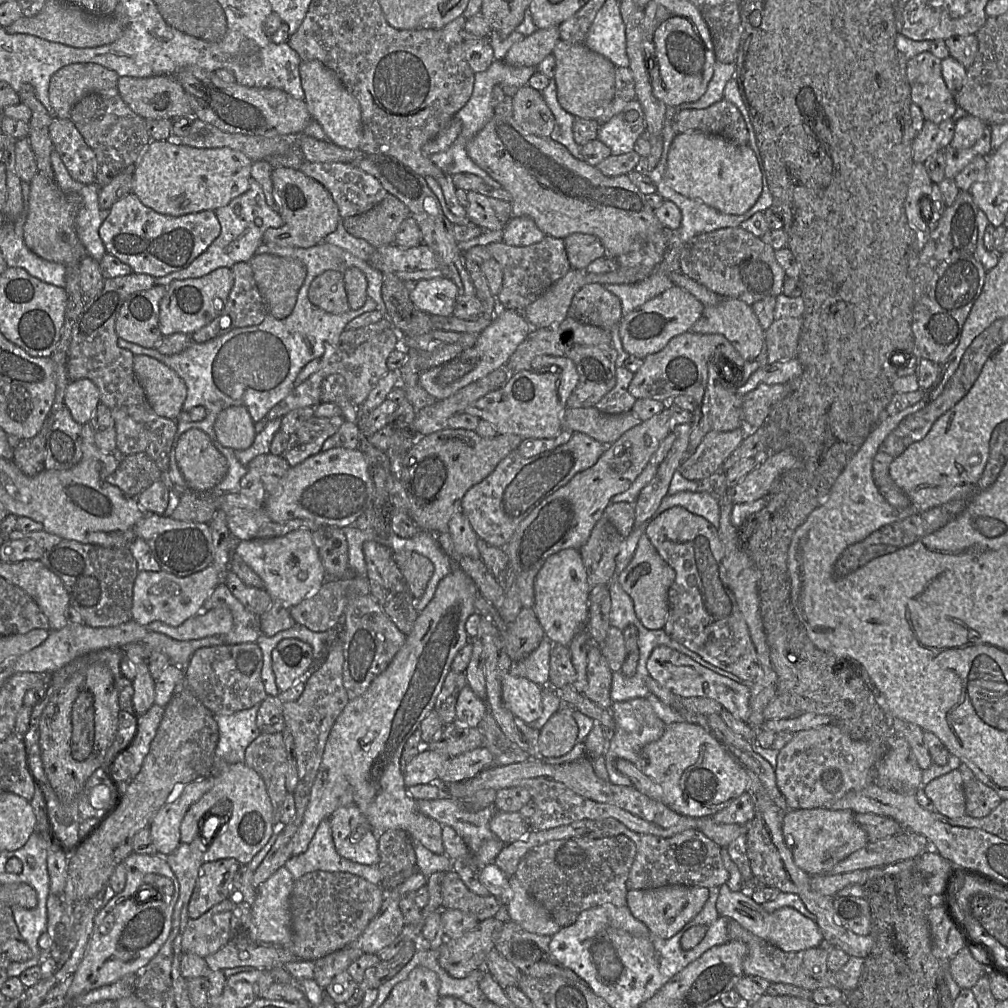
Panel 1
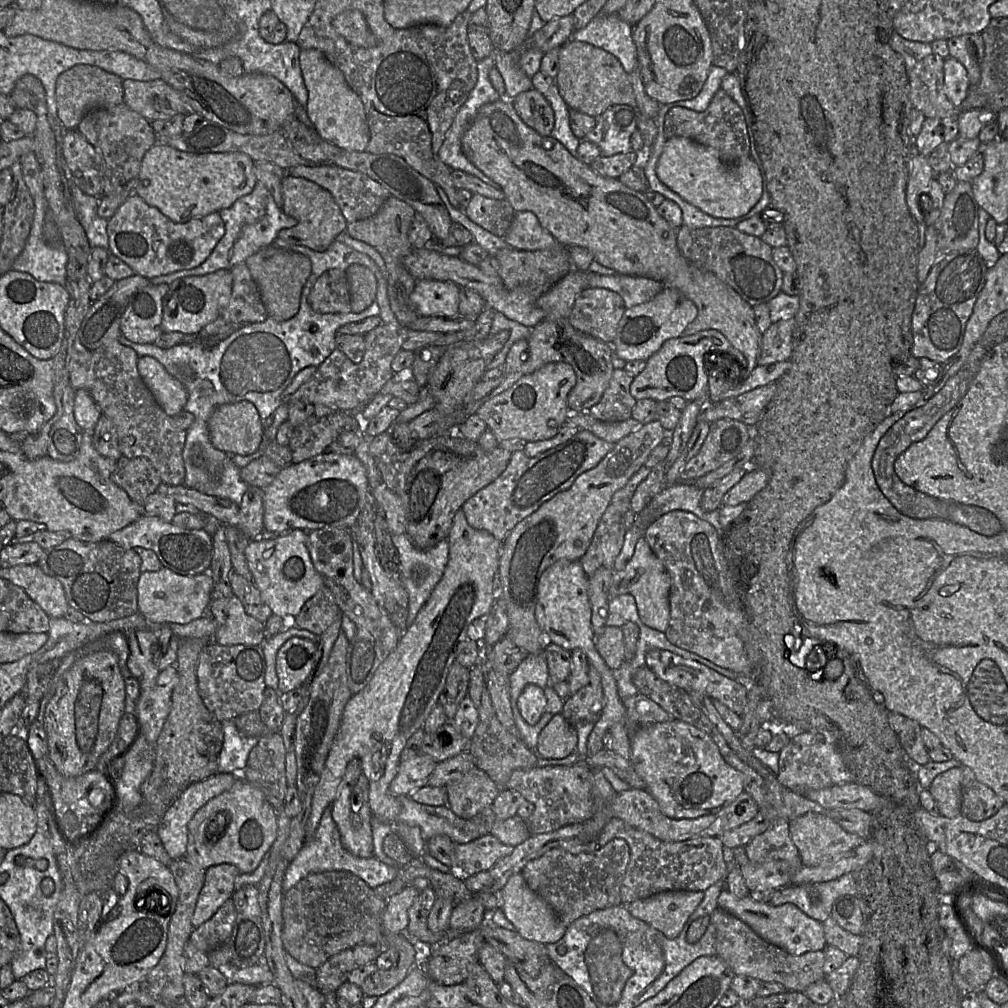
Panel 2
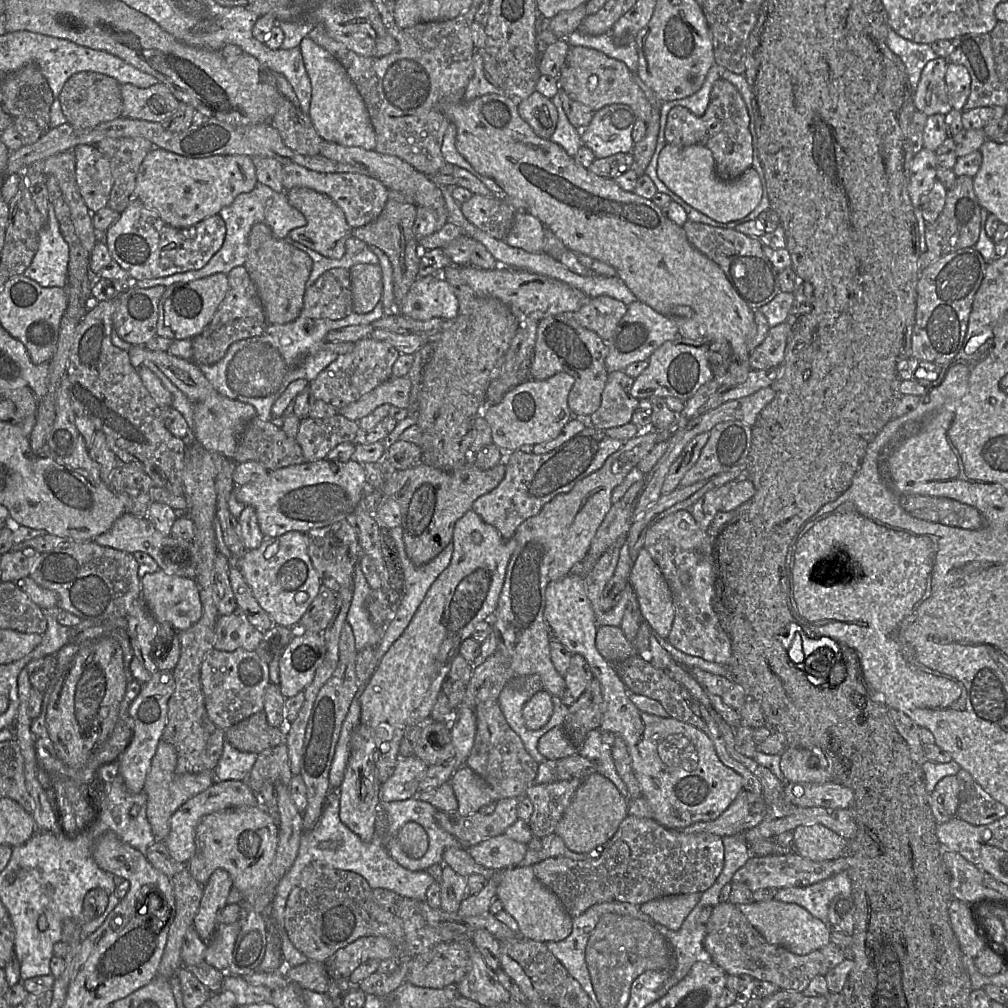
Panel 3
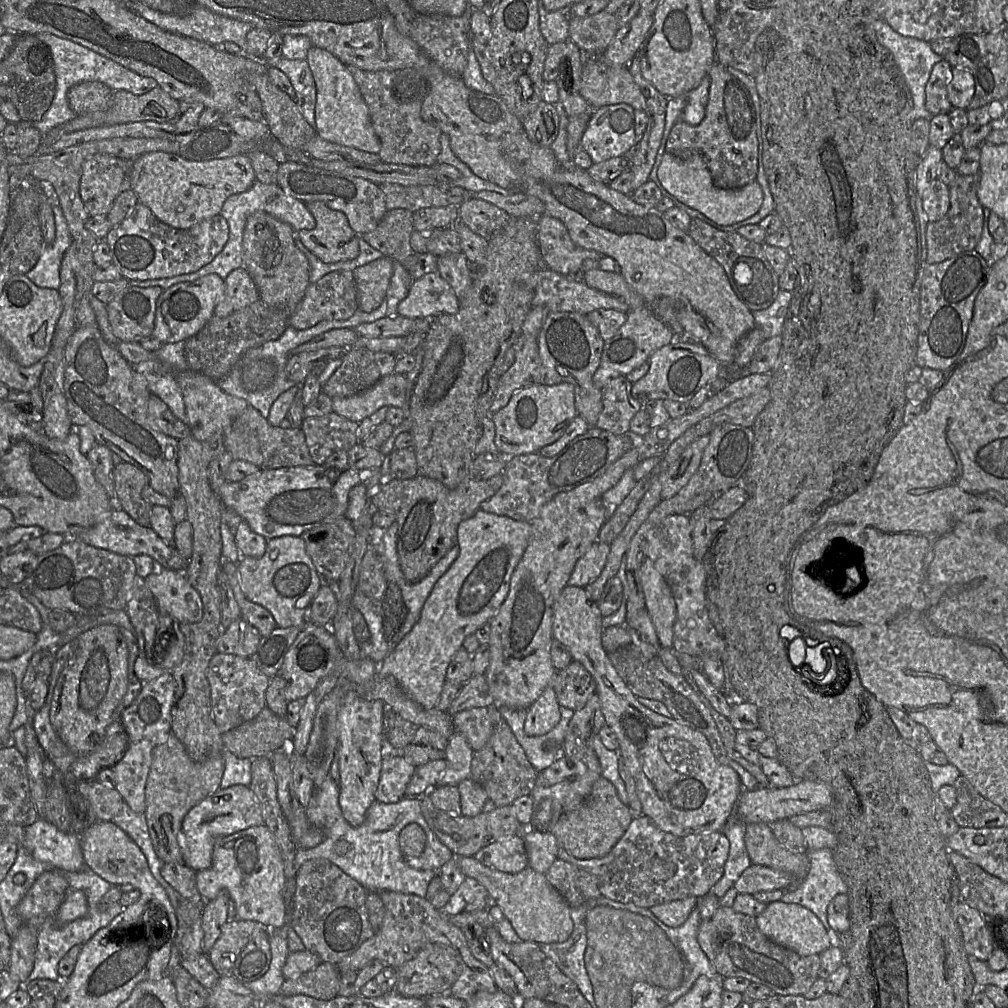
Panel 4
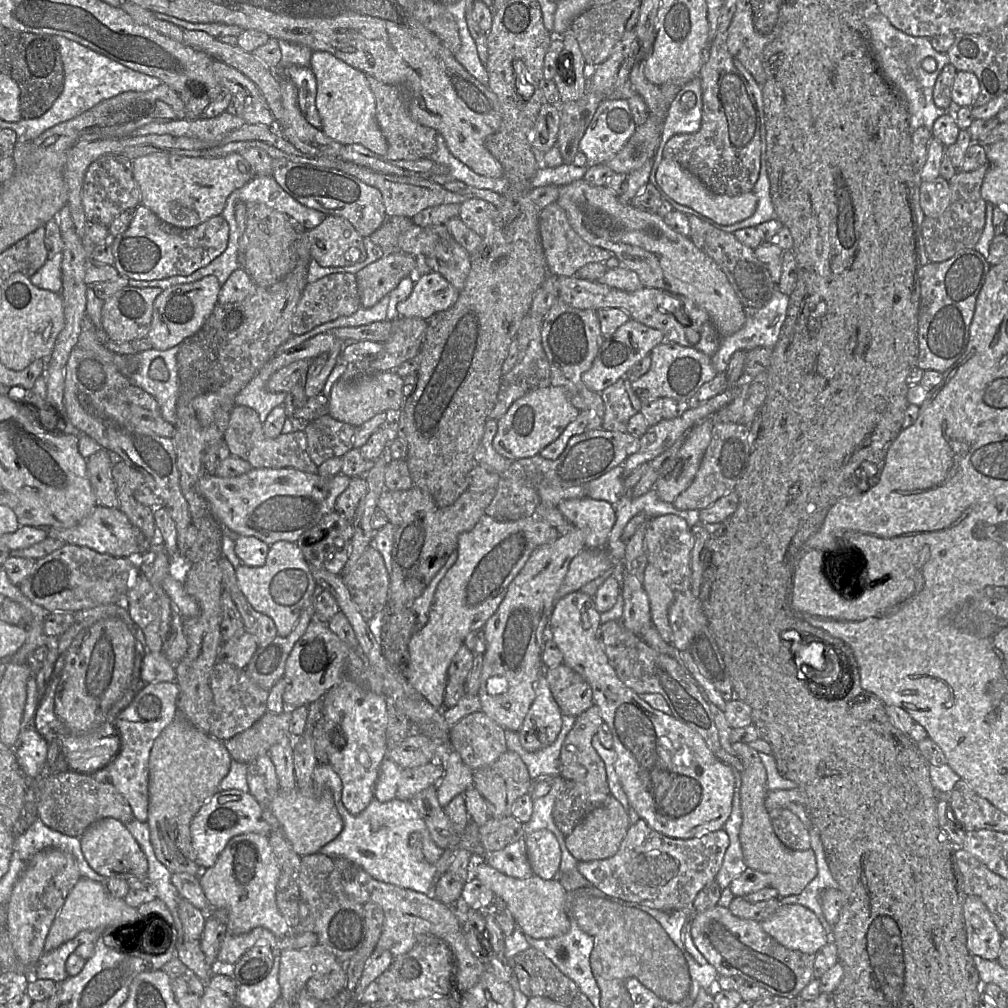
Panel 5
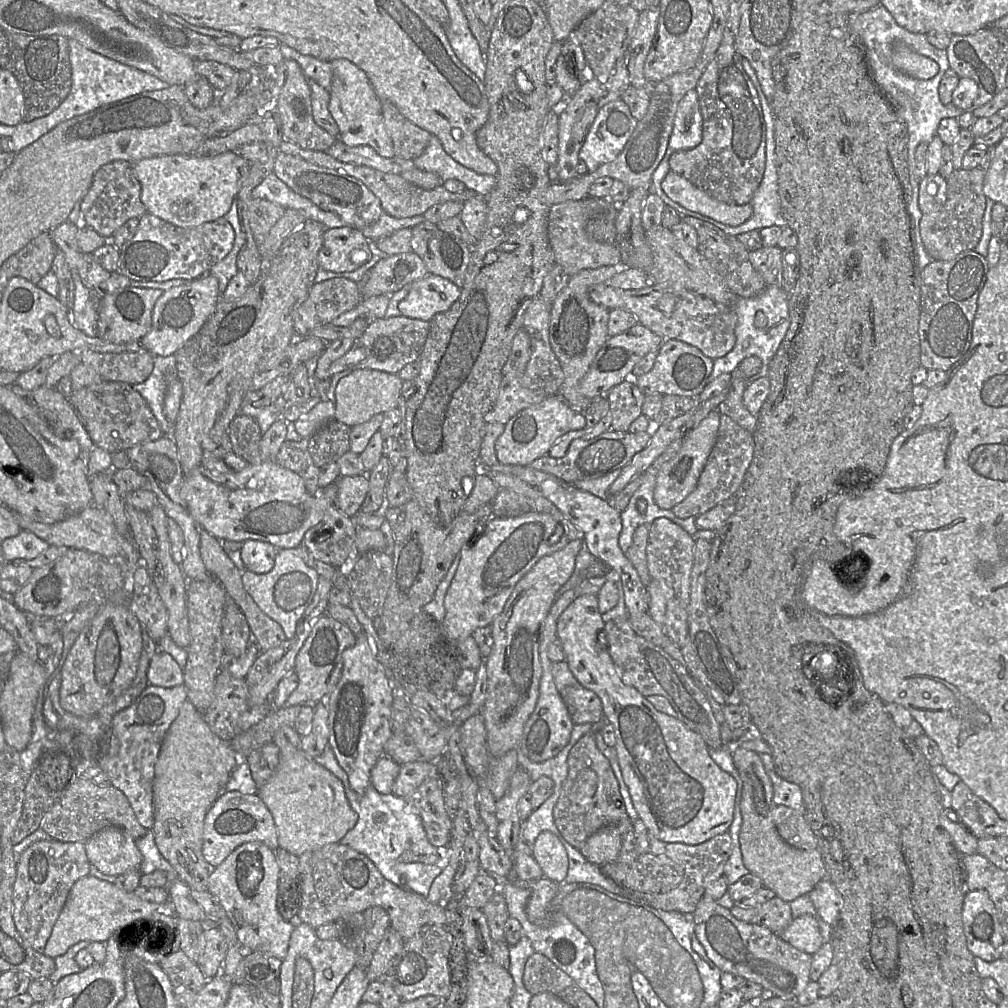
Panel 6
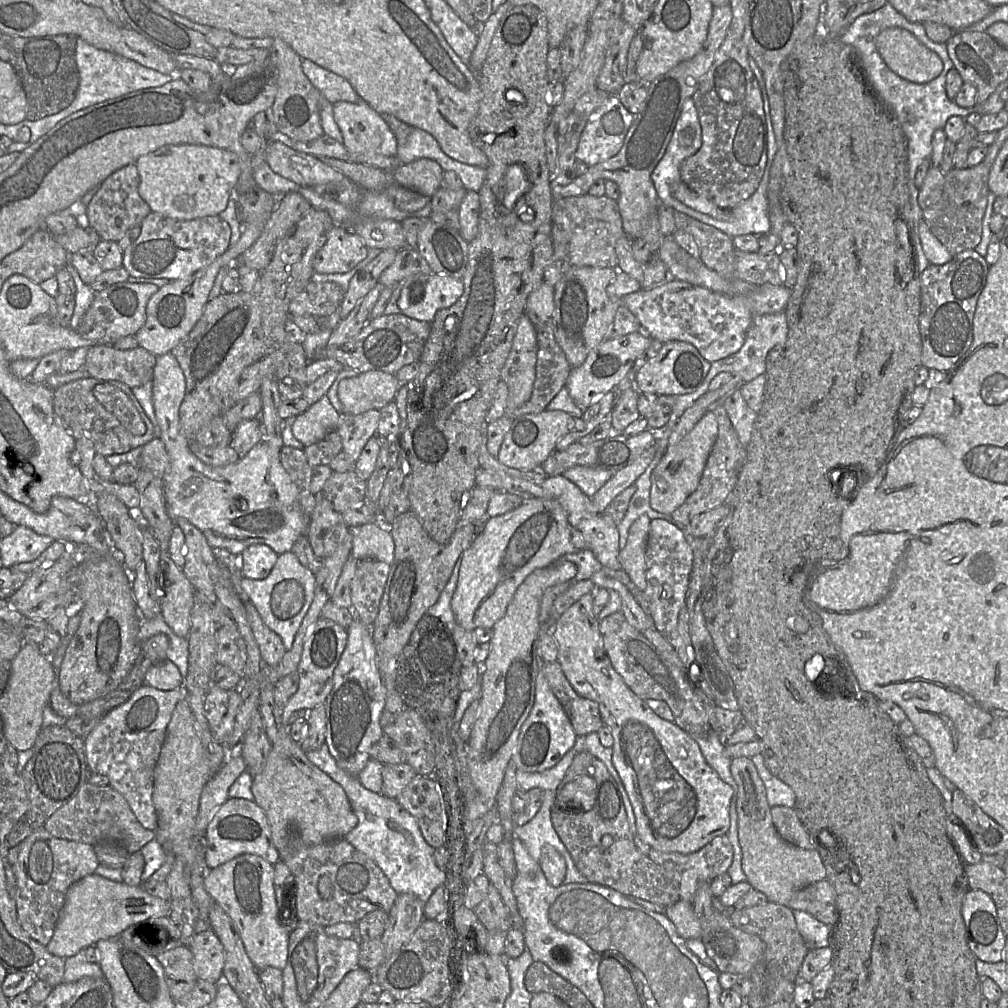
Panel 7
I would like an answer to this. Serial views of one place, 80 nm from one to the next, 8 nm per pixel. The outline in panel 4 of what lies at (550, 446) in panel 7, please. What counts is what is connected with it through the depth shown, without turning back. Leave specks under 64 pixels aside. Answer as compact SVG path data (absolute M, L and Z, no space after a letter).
M571 383L525 387L515 392L506 406L491 415L495 425L495 445L506 457L538 453L542 447L556 441L577 415Z

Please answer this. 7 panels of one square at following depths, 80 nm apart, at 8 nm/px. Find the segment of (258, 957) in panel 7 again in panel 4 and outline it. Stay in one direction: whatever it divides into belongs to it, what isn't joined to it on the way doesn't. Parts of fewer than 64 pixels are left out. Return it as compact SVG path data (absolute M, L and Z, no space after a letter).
M266 825L217 837L212 853L212 864L207 869L196 871L196 884L205 901L213 900L220 892L226 891L235 903L235 917L239 920L260 922L270 928L280 928L286 924L285 902L282 897L285 885L283 860L278 845Z

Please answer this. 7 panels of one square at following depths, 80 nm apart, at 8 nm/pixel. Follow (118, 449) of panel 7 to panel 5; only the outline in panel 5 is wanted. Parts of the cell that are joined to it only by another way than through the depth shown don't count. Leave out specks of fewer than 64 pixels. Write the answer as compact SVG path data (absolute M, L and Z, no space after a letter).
M130 385L122 395L129 401L131 421L138 430L173 439L175 426L162 417L157 401L149 393Z

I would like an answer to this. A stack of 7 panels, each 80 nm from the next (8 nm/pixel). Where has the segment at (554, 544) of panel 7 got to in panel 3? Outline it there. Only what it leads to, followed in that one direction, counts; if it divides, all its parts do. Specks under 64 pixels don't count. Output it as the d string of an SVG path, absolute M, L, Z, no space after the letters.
M472 510L466 512L456 522L452 544L453 555L450 564L432 584L404 633L383 656L359 698L360 723L371 728L376 743L374 761L381 784L387 781L394 772L399 759L400 742L406 730L413 726L422 726L430 718L443 682L454 659L459 655L461 644L471 638L478 623L493 618L507 567L516 548L514 537L503 538L494 526L485 523Z

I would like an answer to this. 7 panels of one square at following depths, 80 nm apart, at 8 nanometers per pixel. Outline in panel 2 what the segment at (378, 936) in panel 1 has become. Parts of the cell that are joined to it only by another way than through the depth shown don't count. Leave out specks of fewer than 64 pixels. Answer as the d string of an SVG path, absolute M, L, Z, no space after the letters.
M409 884L388 900L382 917L387 932L408 932L408 910L419 893L420 891L413 884Z

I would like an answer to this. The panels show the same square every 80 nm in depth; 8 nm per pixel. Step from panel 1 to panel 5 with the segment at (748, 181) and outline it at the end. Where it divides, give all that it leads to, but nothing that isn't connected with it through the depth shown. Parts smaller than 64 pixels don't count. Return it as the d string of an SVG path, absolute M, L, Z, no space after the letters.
M664 158L656 172L656 180L663 191L677 203L692 208L720 225L733 225L751 217L757 207L757 198L753 192L738 196L719 195L710 191L695 175L679 163Z

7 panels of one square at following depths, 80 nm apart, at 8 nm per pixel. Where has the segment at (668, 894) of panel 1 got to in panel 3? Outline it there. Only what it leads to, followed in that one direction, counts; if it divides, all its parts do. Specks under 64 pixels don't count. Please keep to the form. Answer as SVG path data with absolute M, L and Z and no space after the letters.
M699 892L665 896L645 902L639 906L639 909L654 923L676 931L700 898Z

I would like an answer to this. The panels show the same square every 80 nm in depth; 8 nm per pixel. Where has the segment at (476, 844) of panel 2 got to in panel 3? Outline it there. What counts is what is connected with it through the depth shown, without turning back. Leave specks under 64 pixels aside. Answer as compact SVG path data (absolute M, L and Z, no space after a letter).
M503 834L489 838L466 850L478 864L488 869L502 871L520 866L527 849L528 844L517 842Z

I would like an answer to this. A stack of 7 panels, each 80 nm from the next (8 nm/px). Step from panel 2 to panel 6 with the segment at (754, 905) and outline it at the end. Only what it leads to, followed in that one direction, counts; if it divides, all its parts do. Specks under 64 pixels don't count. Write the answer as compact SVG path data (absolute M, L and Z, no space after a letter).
M801 915L793 918L779 937L795 948L810 955L824 944L816 917Z

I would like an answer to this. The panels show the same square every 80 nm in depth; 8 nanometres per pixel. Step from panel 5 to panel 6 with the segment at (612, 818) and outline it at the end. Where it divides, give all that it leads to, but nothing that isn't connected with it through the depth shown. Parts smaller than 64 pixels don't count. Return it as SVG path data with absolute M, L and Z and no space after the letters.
M608 825L591 835L579 850L589 862L598 866L617 858L622 848L621 834L615 825Z

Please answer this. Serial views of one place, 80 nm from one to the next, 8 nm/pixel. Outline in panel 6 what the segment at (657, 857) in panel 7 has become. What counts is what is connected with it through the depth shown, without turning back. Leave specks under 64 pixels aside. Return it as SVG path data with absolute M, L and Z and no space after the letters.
M647 831L642 832L638 838L636 837L636 845L641 851L669 857L683 868L684 876L680 884L671 891L646 893L633 890L632 895L642 898L656 909L693 913L707 886L723 875L725 863L731 854L732 840L730 834L726 831L701 844L667 843L659 840Z

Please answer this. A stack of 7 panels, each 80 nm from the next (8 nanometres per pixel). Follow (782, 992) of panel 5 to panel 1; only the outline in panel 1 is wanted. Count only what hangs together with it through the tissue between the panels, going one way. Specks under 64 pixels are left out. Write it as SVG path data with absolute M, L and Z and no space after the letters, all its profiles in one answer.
M729 919L727 924L728 941L740 941L747 947L747 955L743 962L745 976L757 976L770 983L784 983L814 991L818 988L837 987L835 972L827 967L829 947L809 948L798 952L785 952L743 928L735 920Z

